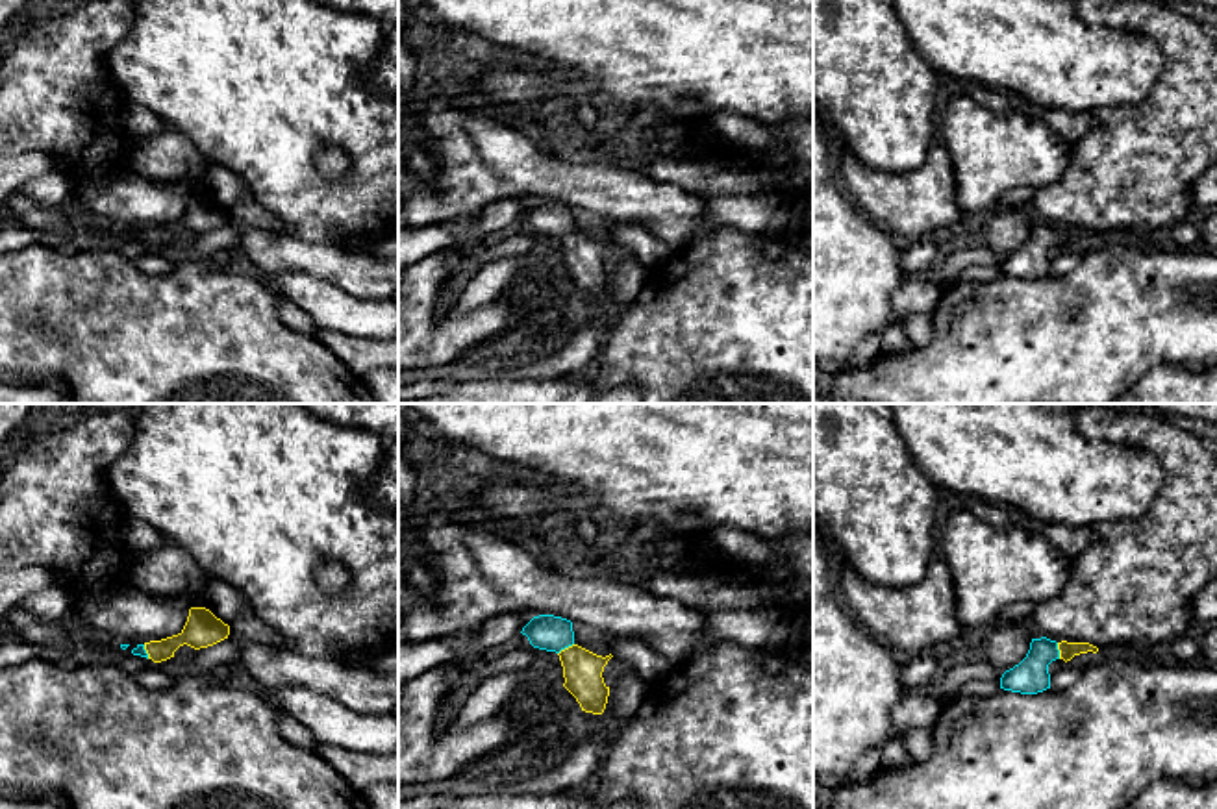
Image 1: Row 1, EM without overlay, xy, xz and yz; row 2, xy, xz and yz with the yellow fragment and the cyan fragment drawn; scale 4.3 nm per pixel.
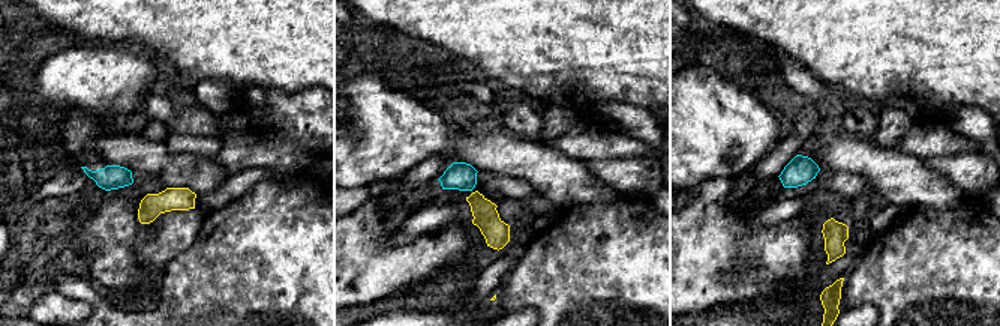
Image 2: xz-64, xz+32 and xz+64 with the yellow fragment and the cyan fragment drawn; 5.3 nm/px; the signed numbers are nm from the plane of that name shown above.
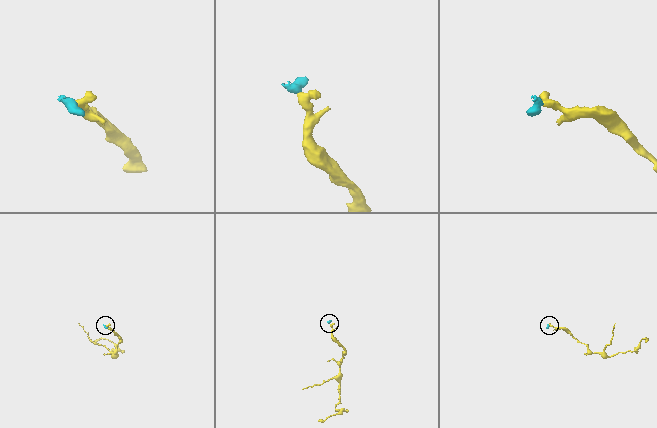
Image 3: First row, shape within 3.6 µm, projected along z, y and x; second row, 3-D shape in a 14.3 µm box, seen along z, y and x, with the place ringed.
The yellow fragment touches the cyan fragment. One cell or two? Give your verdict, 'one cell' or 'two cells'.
one cell

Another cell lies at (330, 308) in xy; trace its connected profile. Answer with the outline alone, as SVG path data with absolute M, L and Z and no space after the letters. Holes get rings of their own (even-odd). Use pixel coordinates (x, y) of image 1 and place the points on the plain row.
M300 270L267 276L270 287L306 311L319 330L333 330L358 339L398 337L398 304L361 300L333 283Z

